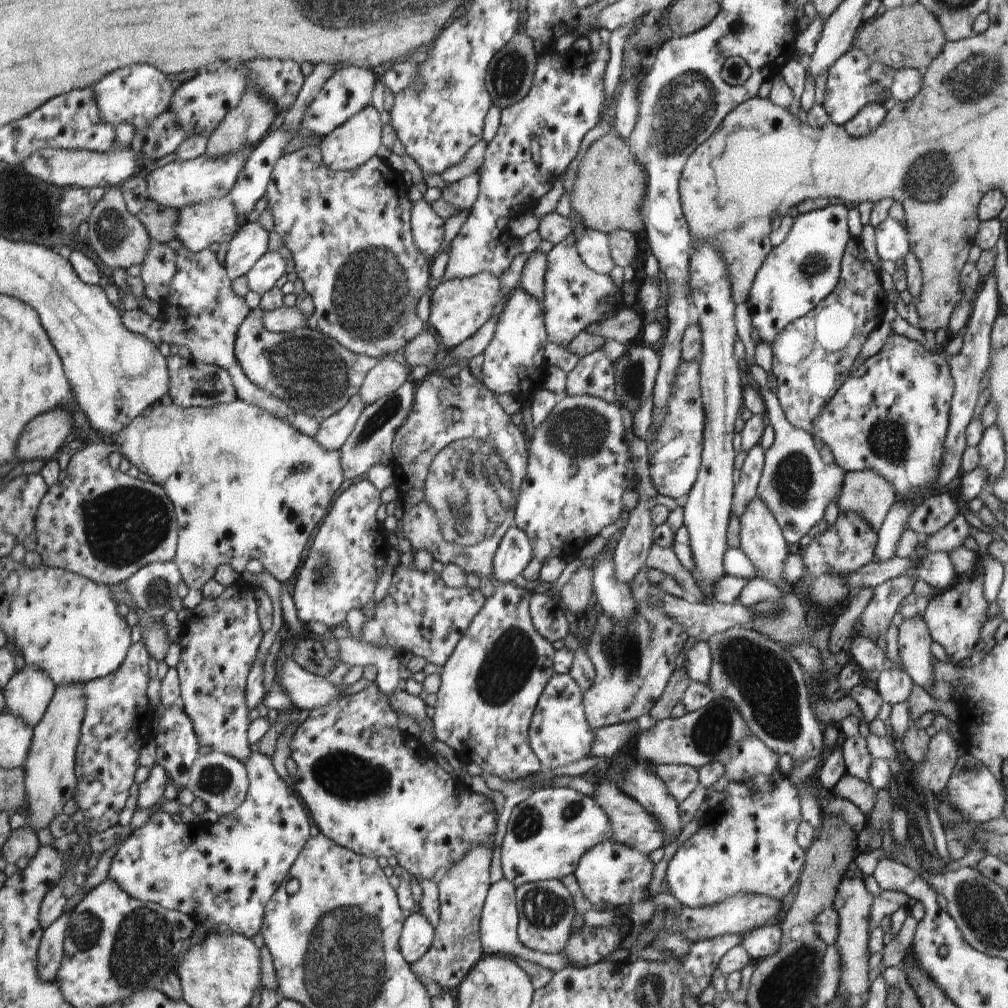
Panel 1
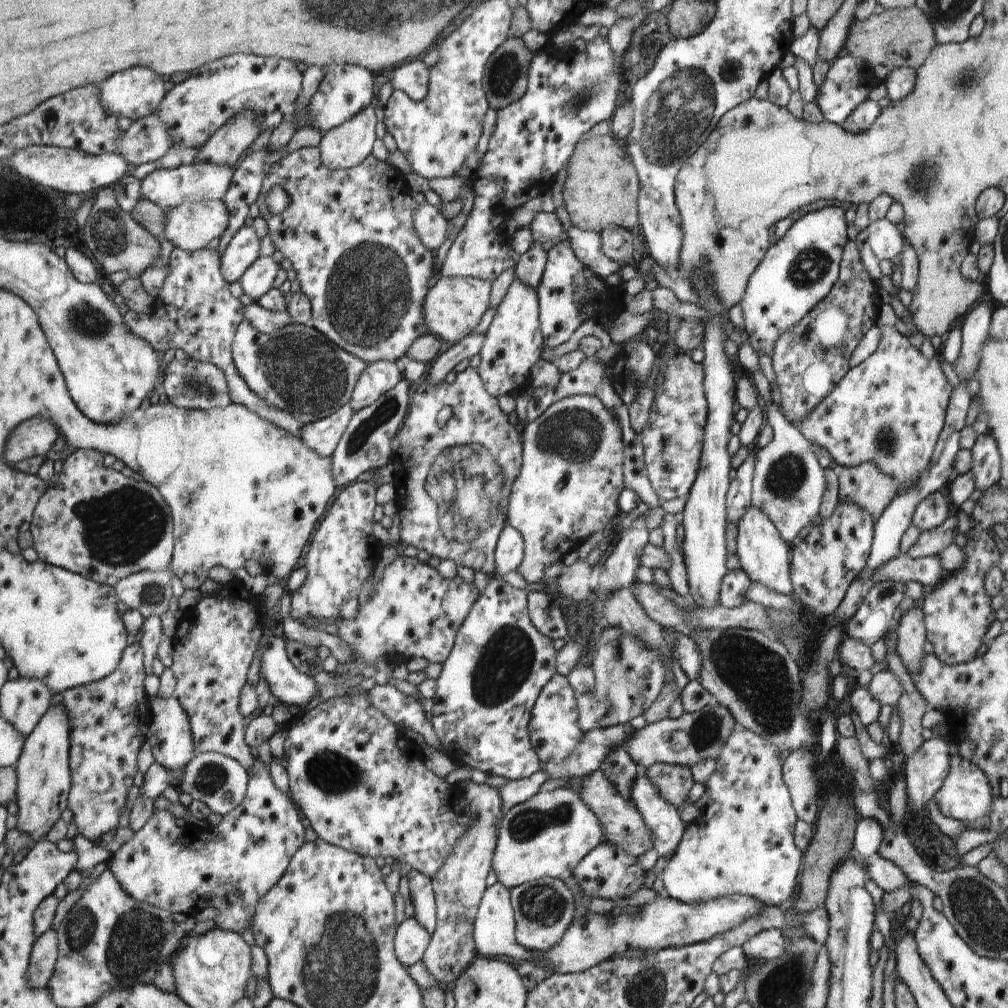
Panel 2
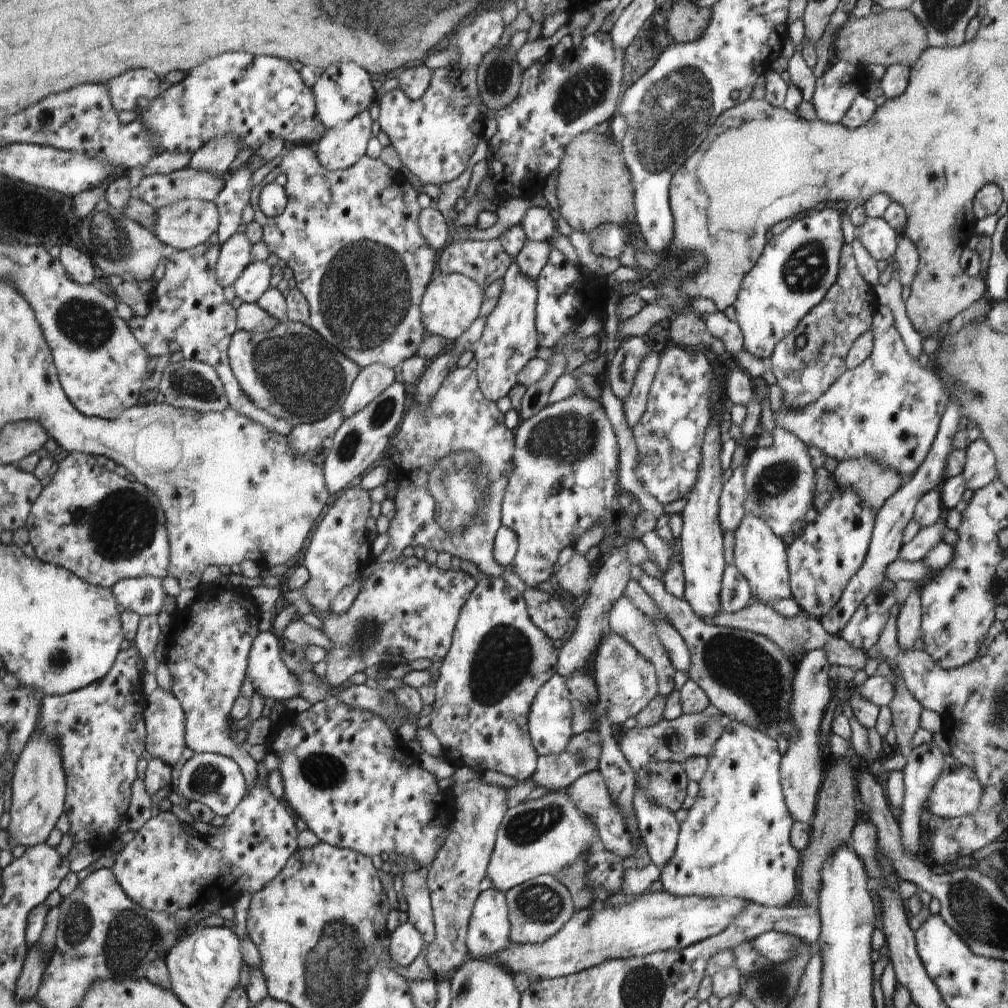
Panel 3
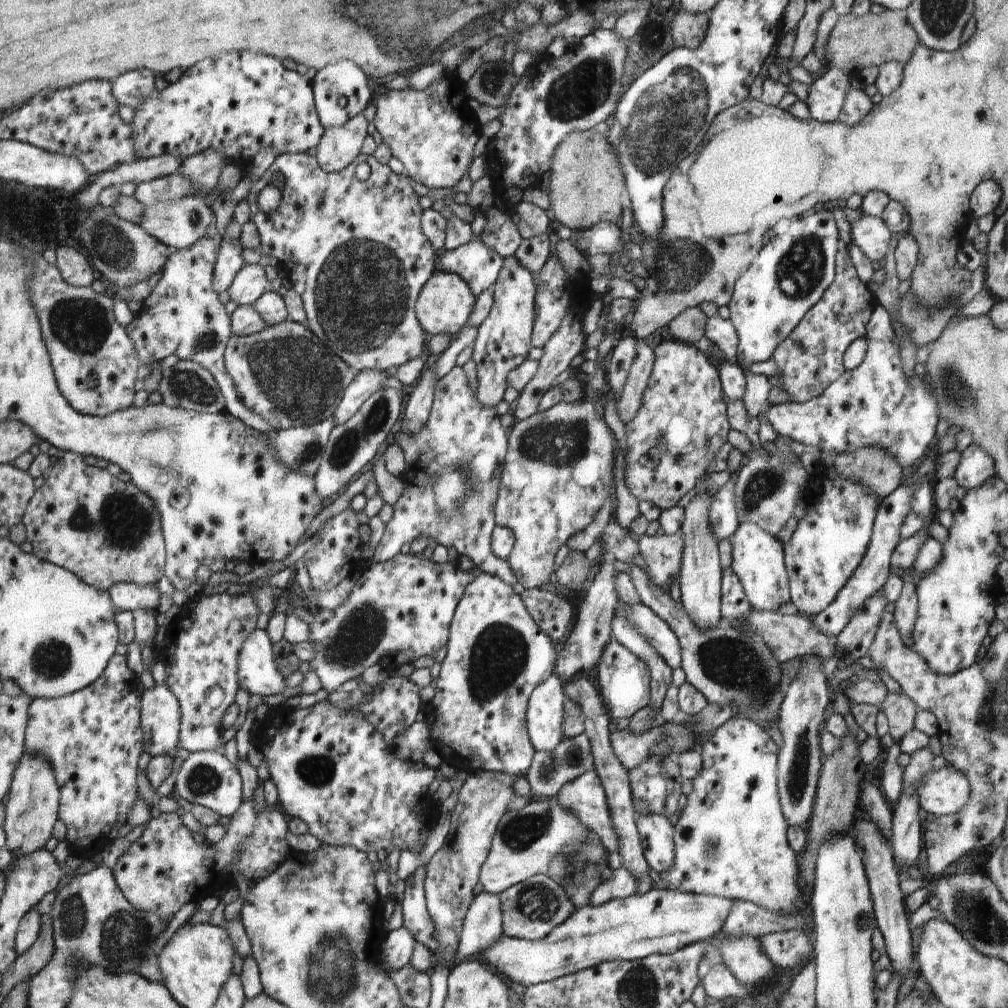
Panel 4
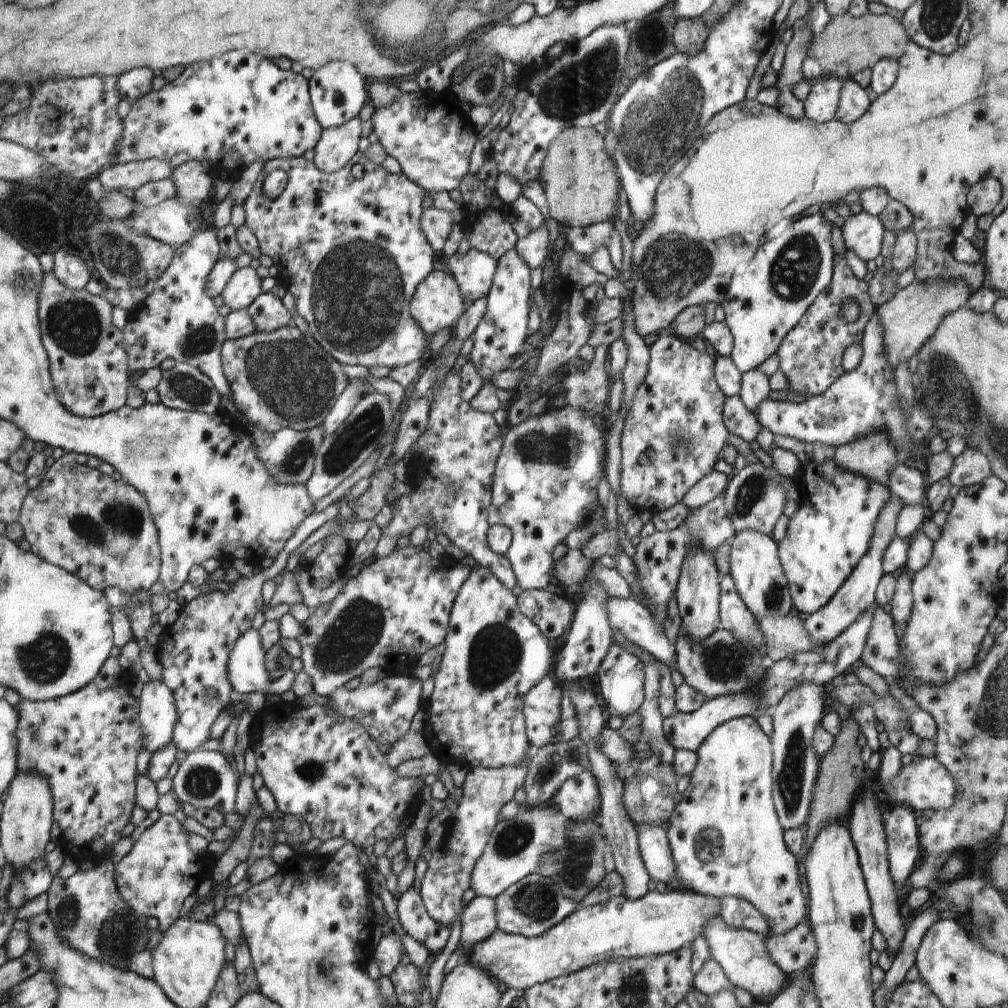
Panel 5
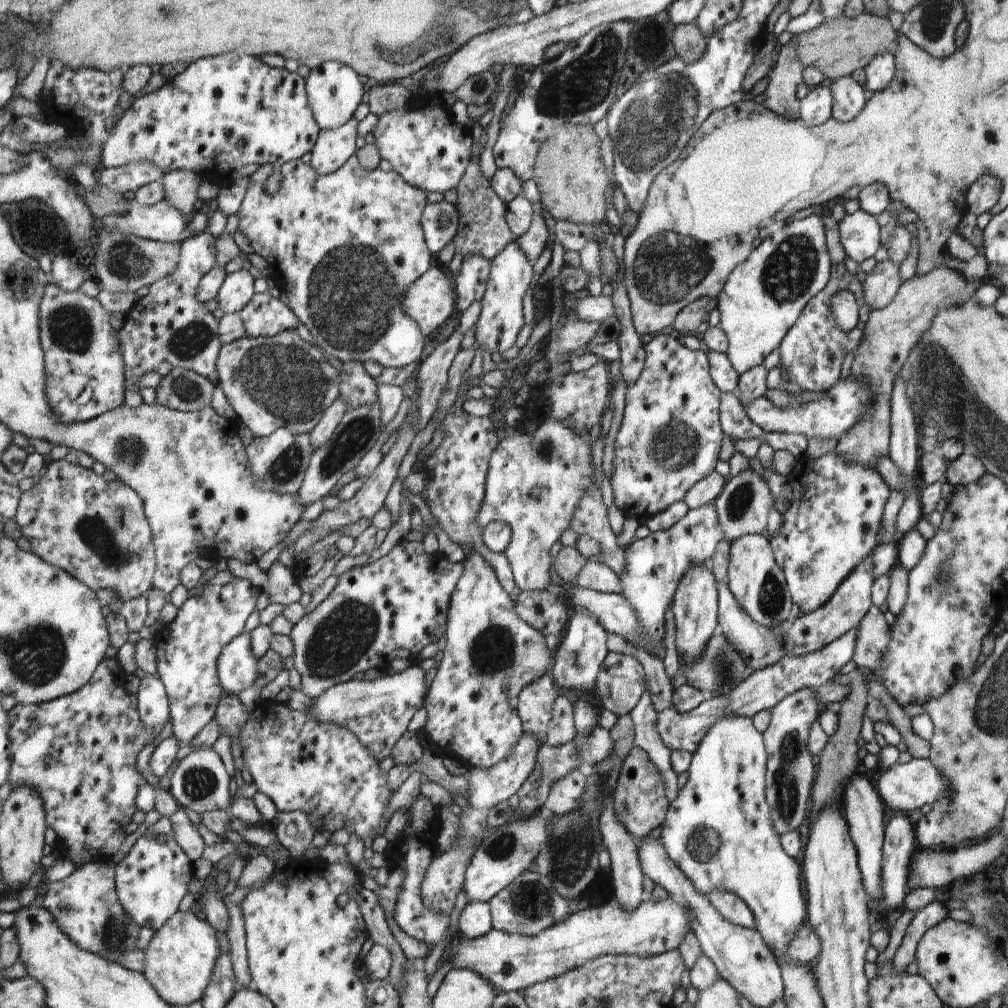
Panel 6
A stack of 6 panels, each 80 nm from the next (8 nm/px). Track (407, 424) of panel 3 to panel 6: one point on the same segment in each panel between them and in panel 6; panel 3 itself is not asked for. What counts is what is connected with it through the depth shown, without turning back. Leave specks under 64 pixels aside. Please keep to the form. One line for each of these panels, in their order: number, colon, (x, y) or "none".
4: (452, 480)
5: (453, 462)
6: (456, 486)

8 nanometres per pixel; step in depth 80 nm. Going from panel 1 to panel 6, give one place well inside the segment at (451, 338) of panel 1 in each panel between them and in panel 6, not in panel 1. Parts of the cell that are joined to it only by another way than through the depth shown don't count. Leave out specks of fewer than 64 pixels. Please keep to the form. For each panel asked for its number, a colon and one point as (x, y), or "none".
2: (453, 308)
3: (452, 302)
4: (444, 305)
5: (438, 301)
6: (429, 301)

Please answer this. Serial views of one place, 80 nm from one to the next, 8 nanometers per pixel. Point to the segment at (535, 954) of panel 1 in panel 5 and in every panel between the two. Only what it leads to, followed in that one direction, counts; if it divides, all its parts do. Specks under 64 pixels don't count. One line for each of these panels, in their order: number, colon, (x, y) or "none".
2: (493, 933)
3: (488, 926)
4: (483, 926)
5: (478, 920)

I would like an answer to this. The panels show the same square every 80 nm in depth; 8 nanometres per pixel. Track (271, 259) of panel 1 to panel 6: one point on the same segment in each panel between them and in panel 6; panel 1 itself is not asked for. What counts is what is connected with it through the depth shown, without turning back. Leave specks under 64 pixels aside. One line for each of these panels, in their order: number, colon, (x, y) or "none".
2: (259, 278)
3: (255, 279)
4: (250, 282)
5: (243, 287)
6: (237, 289)

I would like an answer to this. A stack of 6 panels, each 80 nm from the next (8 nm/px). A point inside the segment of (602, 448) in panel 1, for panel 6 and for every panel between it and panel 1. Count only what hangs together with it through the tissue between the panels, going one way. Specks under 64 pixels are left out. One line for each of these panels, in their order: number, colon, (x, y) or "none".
2: (571, 472)
3: (565, 474)
4: (555, 474)
5: (545, 480)
6: (535, 481)

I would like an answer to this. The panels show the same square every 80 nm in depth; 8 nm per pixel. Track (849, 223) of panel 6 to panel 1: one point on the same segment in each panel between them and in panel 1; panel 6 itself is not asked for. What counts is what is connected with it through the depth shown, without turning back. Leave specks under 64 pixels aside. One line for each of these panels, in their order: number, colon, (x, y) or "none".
1: (892, 239)
2: (886, 239)
3: (880, 240)
4: (869, 233)
5: (862, 233)

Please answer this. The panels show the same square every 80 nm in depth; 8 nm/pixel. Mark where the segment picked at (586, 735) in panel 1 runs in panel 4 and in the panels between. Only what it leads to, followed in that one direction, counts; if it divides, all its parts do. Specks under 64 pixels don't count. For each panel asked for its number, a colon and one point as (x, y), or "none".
2: (555, 730)
3: (550, 723)
4: (546, 712)

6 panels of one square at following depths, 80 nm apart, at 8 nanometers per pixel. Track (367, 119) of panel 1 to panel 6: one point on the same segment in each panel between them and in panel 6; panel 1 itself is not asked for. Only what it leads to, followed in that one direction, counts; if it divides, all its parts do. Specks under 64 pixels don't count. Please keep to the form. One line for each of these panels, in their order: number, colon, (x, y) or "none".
2: (347, 145)
3: (339, 148)
4: (340, 146)
5: (338, 146)
6: (333, 147)

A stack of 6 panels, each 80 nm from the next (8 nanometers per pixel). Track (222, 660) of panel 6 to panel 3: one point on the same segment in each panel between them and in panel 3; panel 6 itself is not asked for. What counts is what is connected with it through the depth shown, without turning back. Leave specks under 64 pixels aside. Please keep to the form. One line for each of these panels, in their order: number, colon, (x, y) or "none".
3: (270, 677)
4: (256, 668)
5: (247, 669)

